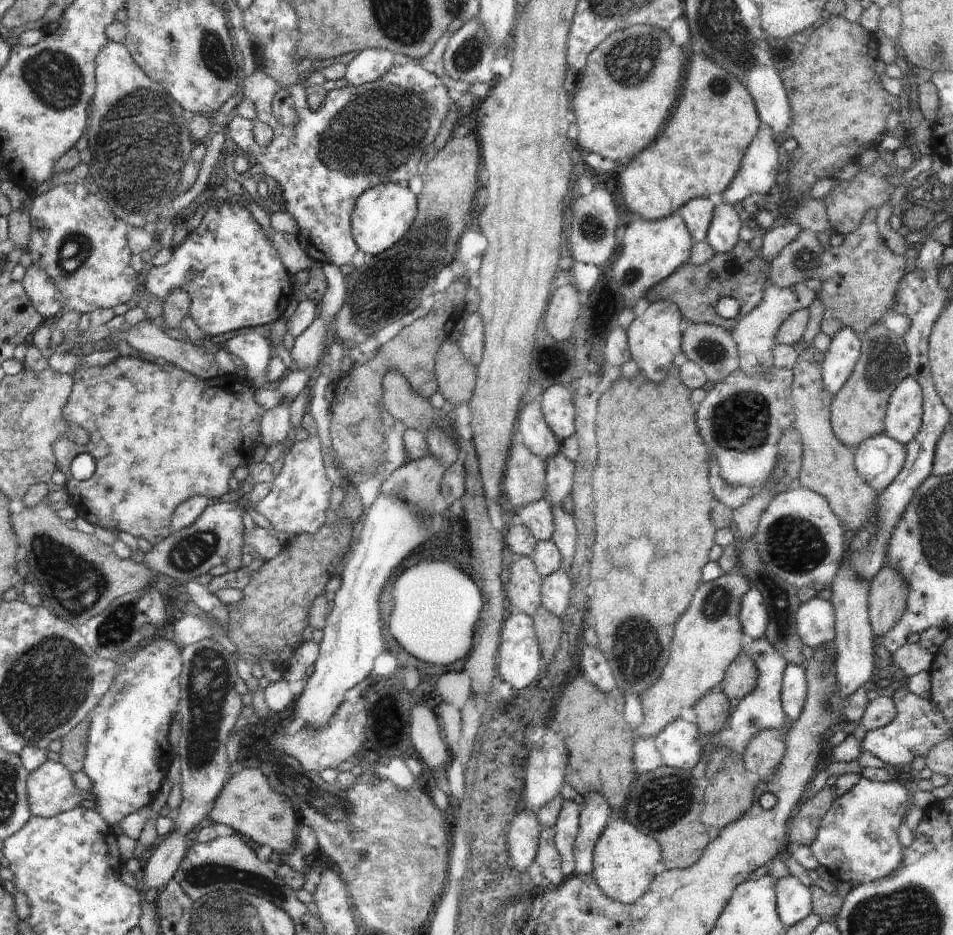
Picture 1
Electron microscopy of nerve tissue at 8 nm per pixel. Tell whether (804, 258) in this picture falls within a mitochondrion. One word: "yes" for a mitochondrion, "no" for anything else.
yes

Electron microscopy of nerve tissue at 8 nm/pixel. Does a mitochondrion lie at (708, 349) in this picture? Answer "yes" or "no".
yes

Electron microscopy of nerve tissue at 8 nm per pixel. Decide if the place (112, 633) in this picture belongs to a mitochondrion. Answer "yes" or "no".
yes

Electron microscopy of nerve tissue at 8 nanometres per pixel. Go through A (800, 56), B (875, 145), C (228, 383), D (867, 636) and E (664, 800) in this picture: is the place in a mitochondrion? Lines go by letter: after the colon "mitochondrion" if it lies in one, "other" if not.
A: other
B: other
C: other
D: other
E: mitochondrion

